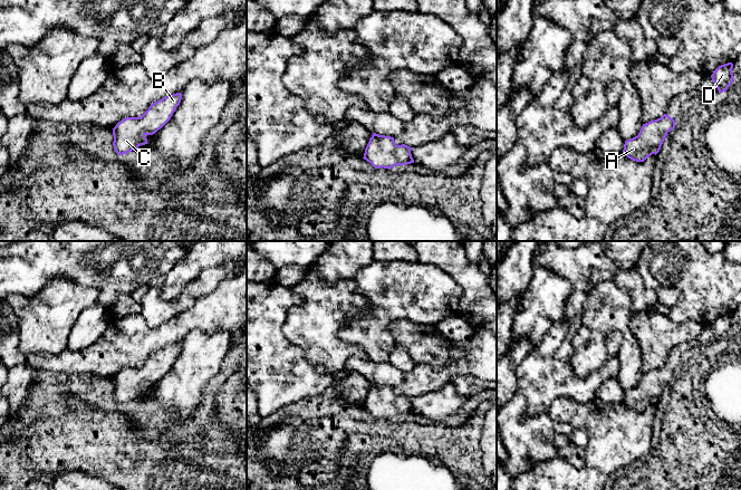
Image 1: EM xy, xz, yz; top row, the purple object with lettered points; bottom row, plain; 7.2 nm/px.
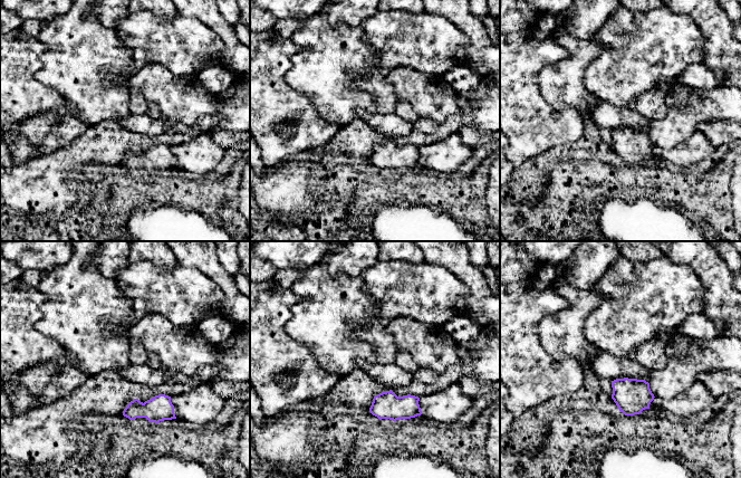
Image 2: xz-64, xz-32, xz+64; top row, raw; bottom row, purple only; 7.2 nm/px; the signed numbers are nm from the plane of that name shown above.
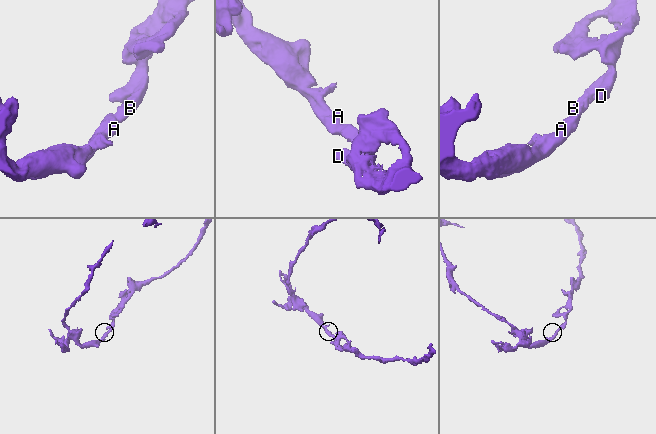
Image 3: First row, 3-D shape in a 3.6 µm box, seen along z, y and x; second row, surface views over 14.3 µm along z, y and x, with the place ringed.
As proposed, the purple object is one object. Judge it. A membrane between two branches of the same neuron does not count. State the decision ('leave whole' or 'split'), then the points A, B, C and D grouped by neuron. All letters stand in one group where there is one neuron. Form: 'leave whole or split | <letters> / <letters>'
leave whole | A B C D

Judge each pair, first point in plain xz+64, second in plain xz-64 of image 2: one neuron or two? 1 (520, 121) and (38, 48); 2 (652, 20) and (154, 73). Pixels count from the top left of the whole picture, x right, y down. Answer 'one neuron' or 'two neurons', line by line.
1: one neuron
2: two neurons

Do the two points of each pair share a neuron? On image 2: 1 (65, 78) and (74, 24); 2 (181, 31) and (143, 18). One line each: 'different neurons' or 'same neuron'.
1: same neuron
2: same neuron

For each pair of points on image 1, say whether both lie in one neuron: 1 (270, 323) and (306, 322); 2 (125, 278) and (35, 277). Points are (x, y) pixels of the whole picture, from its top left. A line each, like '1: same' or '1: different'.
1: different
2: same

